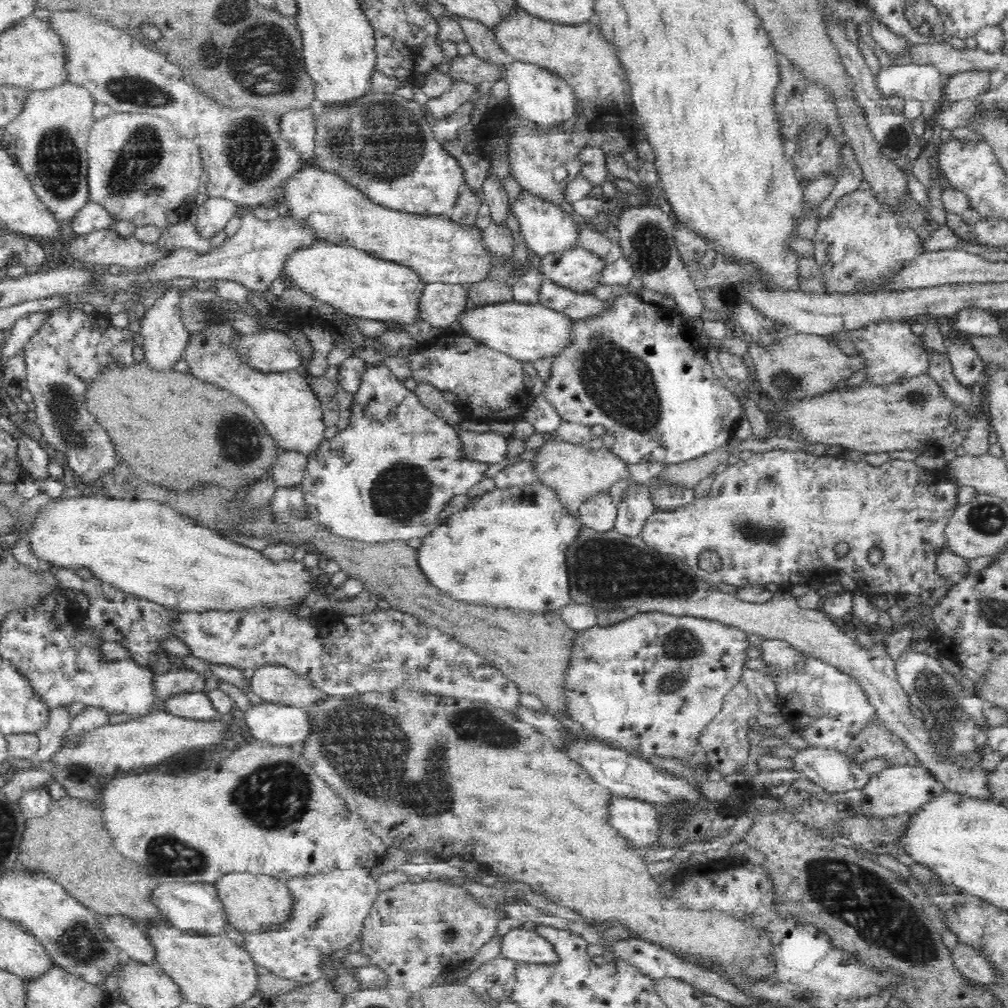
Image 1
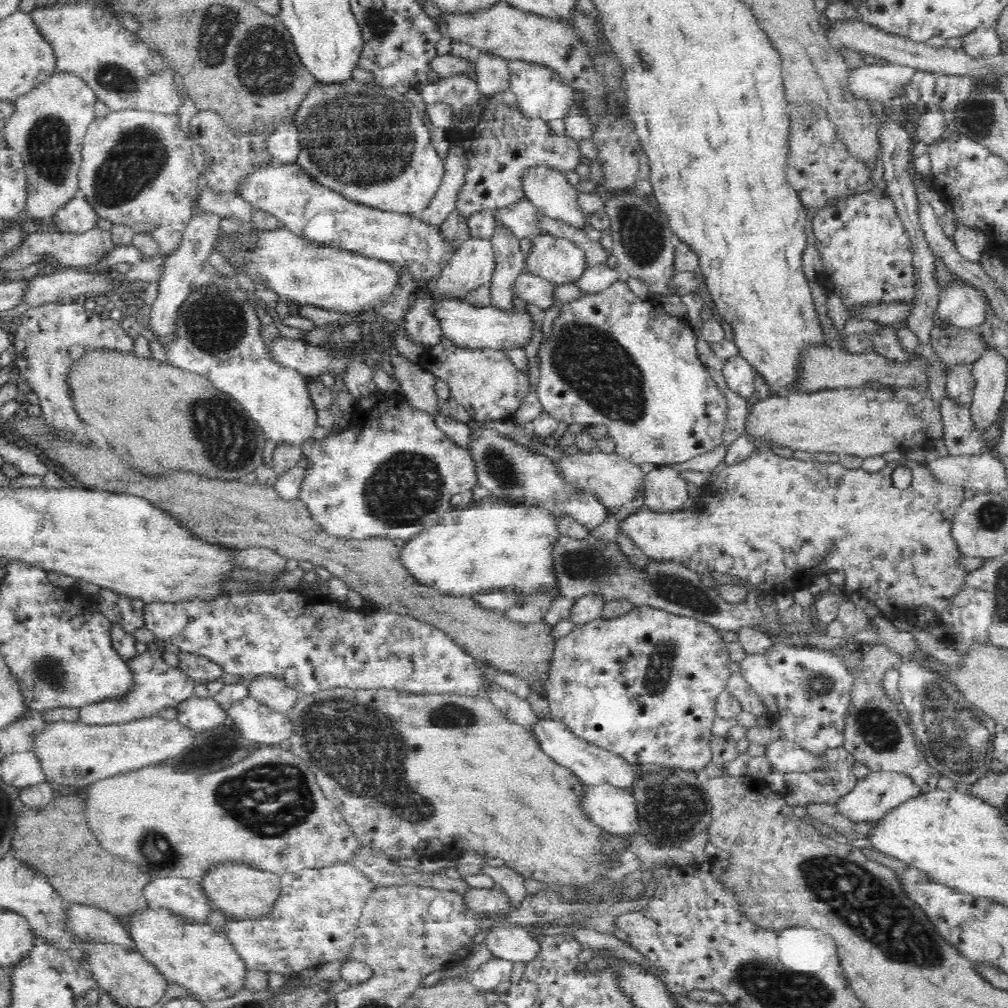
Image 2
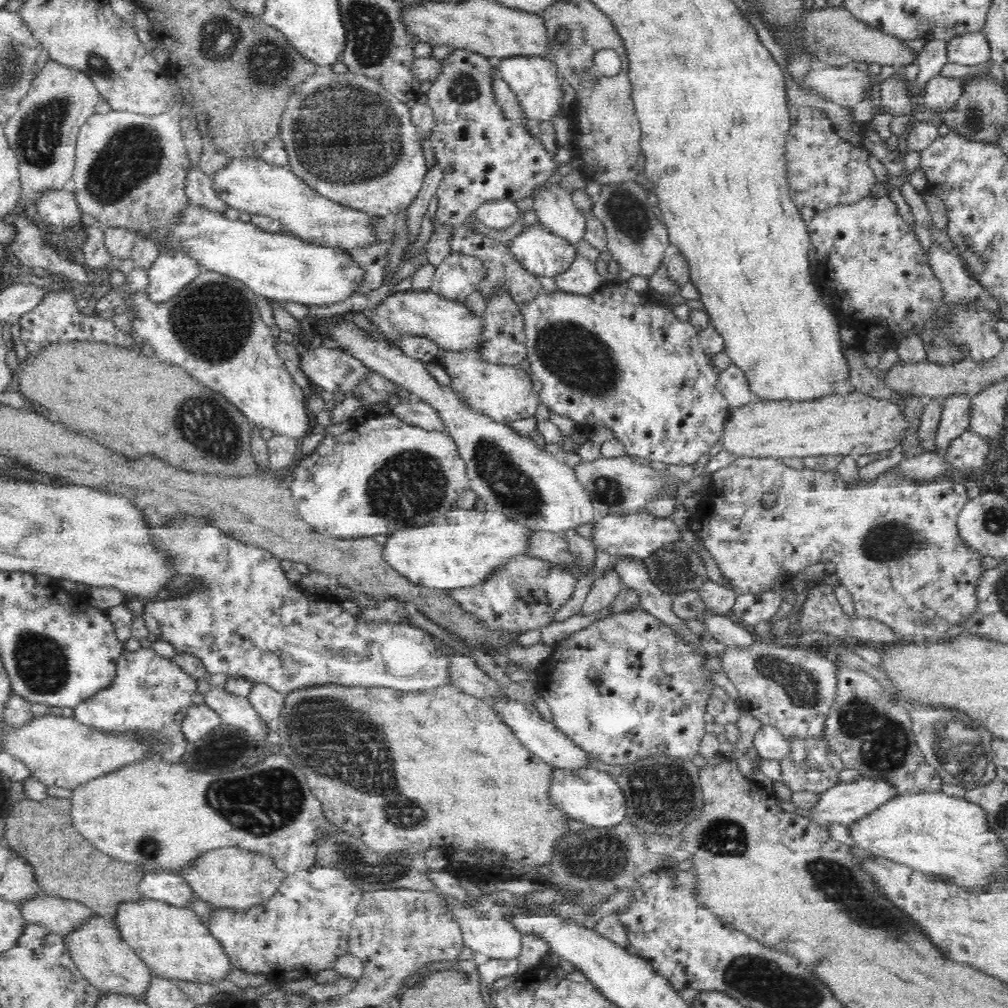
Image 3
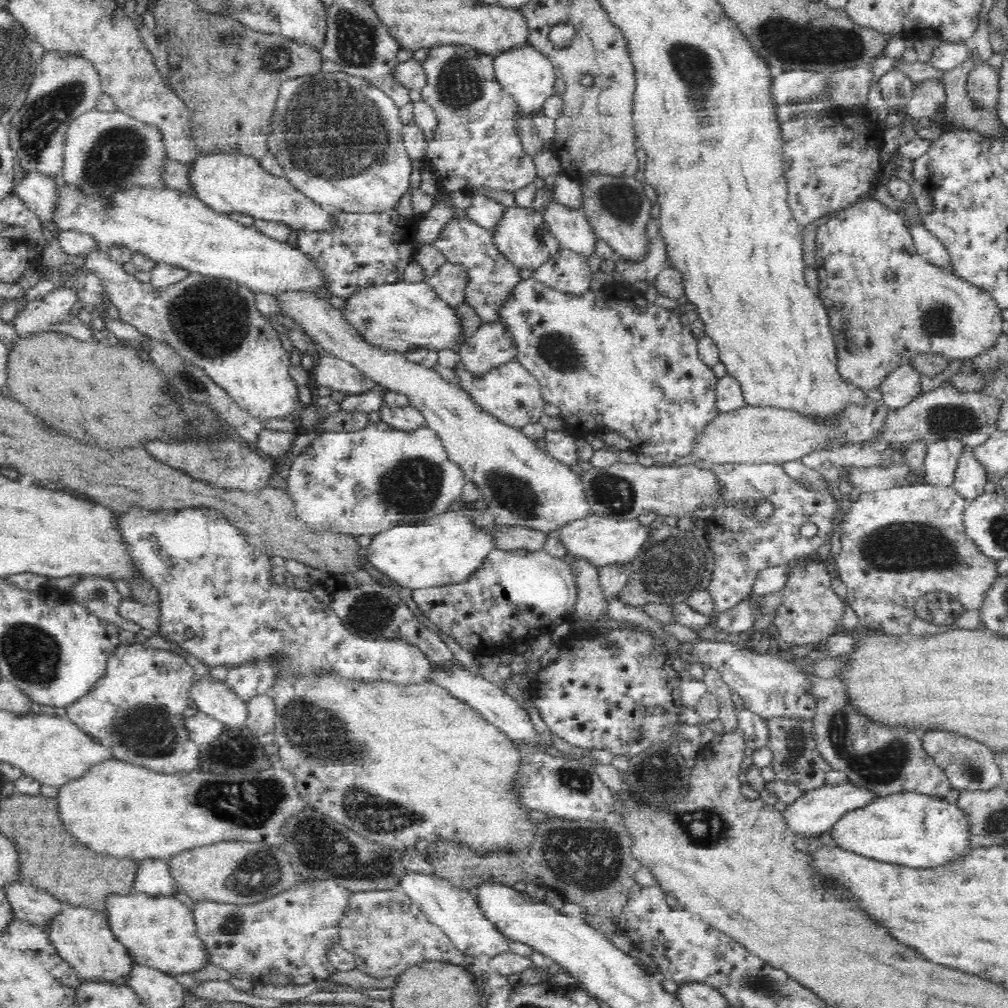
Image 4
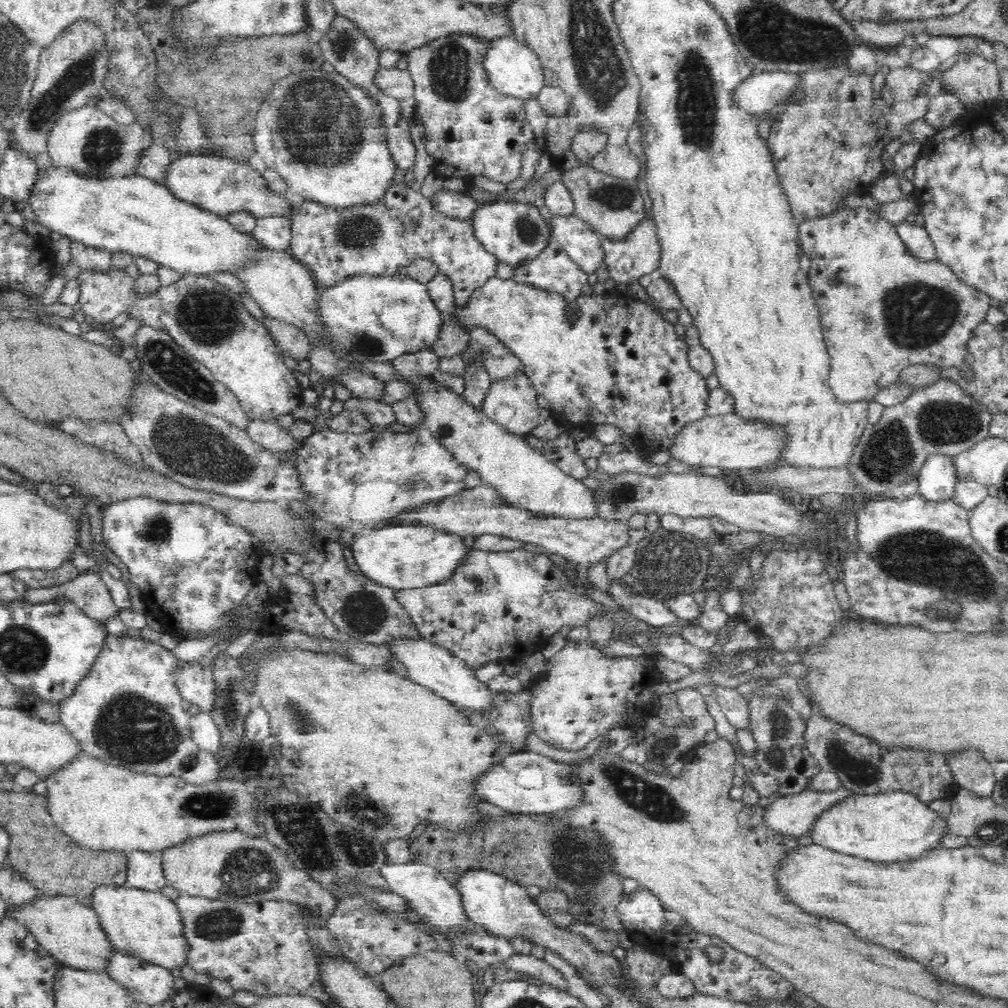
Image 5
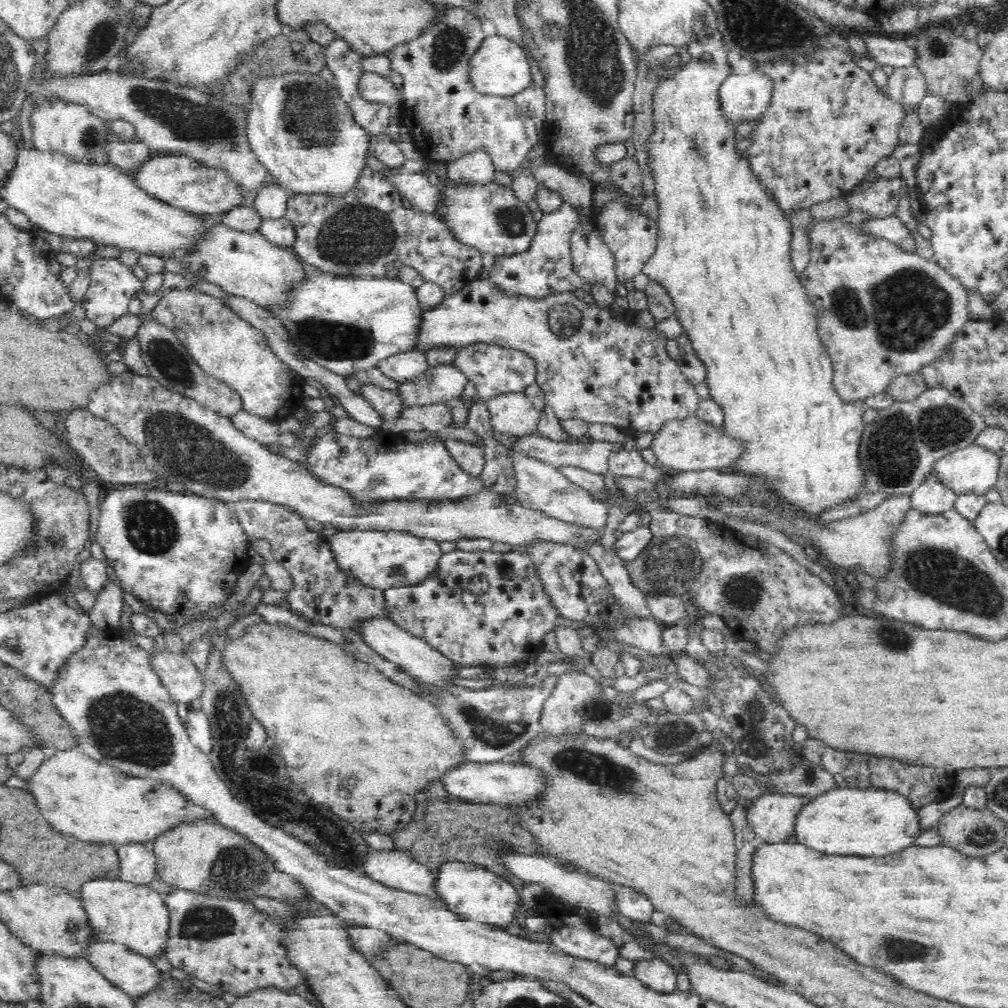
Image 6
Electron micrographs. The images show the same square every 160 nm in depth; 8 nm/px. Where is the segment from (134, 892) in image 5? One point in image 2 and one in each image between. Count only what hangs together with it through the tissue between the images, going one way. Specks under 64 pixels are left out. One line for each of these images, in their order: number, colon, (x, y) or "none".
2: (204, 962)
3: (176, 944)
4: (159, 932)

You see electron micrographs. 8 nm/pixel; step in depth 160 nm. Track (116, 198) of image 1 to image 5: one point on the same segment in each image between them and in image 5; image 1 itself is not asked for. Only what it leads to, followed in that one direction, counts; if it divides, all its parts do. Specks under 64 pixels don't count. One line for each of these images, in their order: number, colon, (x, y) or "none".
2: (137, 169)
3: (132, 169)
4: (106, 153)
5: (87, 141)

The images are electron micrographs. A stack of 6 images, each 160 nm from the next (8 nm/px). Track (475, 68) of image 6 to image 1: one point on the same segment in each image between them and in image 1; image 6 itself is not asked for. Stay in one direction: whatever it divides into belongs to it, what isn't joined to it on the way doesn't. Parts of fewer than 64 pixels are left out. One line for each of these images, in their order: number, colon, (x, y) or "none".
1: (538, 96)
2: (541, 94)
3: (537, 82)
4: (525, 74)
5: (513, 69)

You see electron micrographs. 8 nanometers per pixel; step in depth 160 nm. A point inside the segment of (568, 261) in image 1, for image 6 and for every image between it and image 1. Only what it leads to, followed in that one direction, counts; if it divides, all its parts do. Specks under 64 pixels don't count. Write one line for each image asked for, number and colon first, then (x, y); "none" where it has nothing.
2: (557, 260)
3: (541, 252)
4: (522, 235)
5: (515, 232)
6: (491, 218)

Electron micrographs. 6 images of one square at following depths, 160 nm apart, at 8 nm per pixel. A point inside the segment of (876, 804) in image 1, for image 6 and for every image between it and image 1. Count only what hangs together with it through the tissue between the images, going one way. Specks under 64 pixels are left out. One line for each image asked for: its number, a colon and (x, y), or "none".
2: (880, 792)
3: (847, 802)
4: (818, 810)
5: (793, 815)
6: (773, 816)

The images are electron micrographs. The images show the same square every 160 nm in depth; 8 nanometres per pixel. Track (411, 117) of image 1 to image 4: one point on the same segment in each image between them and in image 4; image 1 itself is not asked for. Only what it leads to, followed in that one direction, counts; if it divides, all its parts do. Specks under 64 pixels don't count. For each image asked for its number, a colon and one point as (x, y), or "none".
2: (386, 159)
3: (348, 137)
4: (339, 139)

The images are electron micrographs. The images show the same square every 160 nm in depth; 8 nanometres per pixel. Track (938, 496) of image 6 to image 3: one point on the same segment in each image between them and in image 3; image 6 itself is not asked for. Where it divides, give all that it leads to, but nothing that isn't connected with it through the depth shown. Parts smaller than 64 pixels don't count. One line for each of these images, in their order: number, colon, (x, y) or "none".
3: (957, 410)
4: (941, 460)
5: (937, 476)

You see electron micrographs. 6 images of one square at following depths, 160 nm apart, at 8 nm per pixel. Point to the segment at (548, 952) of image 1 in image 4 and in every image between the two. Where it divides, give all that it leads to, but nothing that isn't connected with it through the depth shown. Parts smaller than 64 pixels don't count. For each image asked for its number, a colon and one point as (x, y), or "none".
2: (506, 941)
3: (499, 939)
4: (457, 911)

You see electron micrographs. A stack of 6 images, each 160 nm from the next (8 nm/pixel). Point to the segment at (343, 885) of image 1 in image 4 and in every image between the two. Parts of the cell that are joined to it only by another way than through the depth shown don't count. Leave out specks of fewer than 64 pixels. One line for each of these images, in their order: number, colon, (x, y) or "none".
2: (316, 919)
3: (306, 926)
4: (285, 939)

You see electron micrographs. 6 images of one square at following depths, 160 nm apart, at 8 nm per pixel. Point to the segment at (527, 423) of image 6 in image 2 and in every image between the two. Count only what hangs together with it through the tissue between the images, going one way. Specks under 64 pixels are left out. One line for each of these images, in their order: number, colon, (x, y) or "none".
2: (486, 382)
3: (504, 393)
4: (510, 393)
5: (512, 402)

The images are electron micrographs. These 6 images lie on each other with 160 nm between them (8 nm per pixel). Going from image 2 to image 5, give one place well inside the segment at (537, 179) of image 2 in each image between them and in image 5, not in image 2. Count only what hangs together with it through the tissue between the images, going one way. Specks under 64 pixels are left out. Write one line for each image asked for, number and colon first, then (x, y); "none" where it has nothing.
3: (554, 207)
4: (570, 226)
5: (572, 233)

